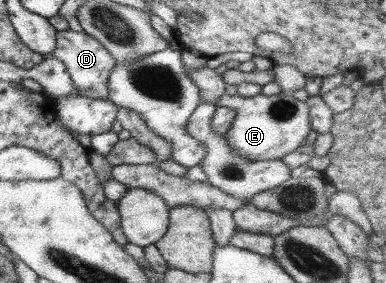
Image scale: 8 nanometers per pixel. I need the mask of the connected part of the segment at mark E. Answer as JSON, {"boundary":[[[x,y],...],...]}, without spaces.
{"boundary":[[[292,92],[280,93],[275,96],[258,94],[253,98],[241,98],[237,95],[229,96],[224,94],[217,99],[218,107],[228,107],[236,110],[236,118],[232,126],[225,133],[228,143],[232,145],[232,151],[247,160],[273,160],[282,159],[305,143],[306,136],[310,132],[310,106],[298,98],[294,98]]]}

